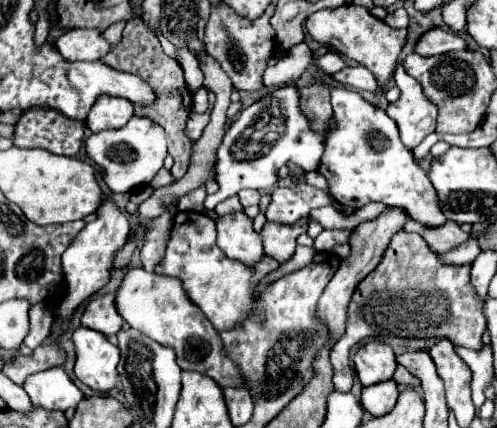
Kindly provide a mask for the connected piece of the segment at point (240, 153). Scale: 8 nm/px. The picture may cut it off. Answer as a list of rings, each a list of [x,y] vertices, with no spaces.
[[[297,86],[277,88],[259,102],[255,102],[253,106],[241,110],[233,120],[233,124],[229,126],[229,130],[225,132],[225,138],[217,150],[215,182],[219,184],[219,192],[206,196],[203,212],[215,210],[217,204],[229,196],[235,196],[243,188],[253,188],[253,190],[273,188],[277,182],[277,170],[283,164],[295,162],[305,172],[317,170],[327,132],[329,128],[323,134],[317,134],[309,128],[309,120],[299,110]]]

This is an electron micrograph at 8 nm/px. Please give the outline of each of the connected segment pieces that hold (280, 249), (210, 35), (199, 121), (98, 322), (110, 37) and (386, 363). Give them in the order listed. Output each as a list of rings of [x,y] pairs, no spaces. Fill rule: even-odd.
[[[301,218],[291,226],[279,224],[279,222],[265,222],[265,226],[261,230],[265,254],[273,256],[277,262],[289,260],[295,252],[295,240],[299,234],[303,234],[307,230],[307,224],[309,224],[307,218]]]
[[[219,2],[211,8],[211,16],[205,28],[205,48],[207,52],[221,64],[221,68],[231,76],[231,82],[237,90],[261,90],[263,88],[263,72],[267,68],[269,58],[277,52],[277,36],[273,26],[269,24],[275,6],[271,4],[265,14],[257,20],[249,20],[239,16],[231,6]]]
[[[191,112],[189,116],[189,122],[187,122],[187,136],[197,140],[203,132],[203,128],[209,124],[209,112],[205,114],[197,114],[197,112]]]
[[[105,294],[101,298],[95,298],[87,304],[83,318],[81,318],[83,326],[89,326],[91,330],[103,332],[105,336],[117,334],[121,330],[123,318],[119,316],[117,308],[115,308],[115,296],[113,294]]]
[[[117,22],[117,24],[109,26],[109,28],[103,32],[103,38],[105,38],[111,46],[115,46],[115,44],[119,42],[119,34],[123,32],[123,26],[125,26],[125,22]]]
[[[365,342],[353,356],[357,378],[363,386],[371,386],[383,380],[391,380],[397,368],[393,348],[385,342]]]

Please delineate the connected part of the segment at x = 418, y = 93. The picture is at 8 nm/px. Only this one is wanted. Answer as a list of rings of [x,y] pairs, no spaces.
[[[399,62],[395,70],[395,84],[401,88],[401,98],[389,104],[387,114],[397,122],[403,144],[413,150],[435,130],[437,104],[433,104],[425,96],[423,86],[405,72],[403,62]]]

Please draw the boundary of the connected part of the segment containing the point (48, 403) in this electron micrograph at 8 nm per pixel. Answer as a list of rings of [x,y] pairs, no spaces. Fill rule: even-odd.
[[[61,366],[31,374],[23,388],[29,392],[29,398],[35,406],[47,410],[65,412],[67,408],[77,408],[77,404],[83,400],[81,390],[71,382]]]

